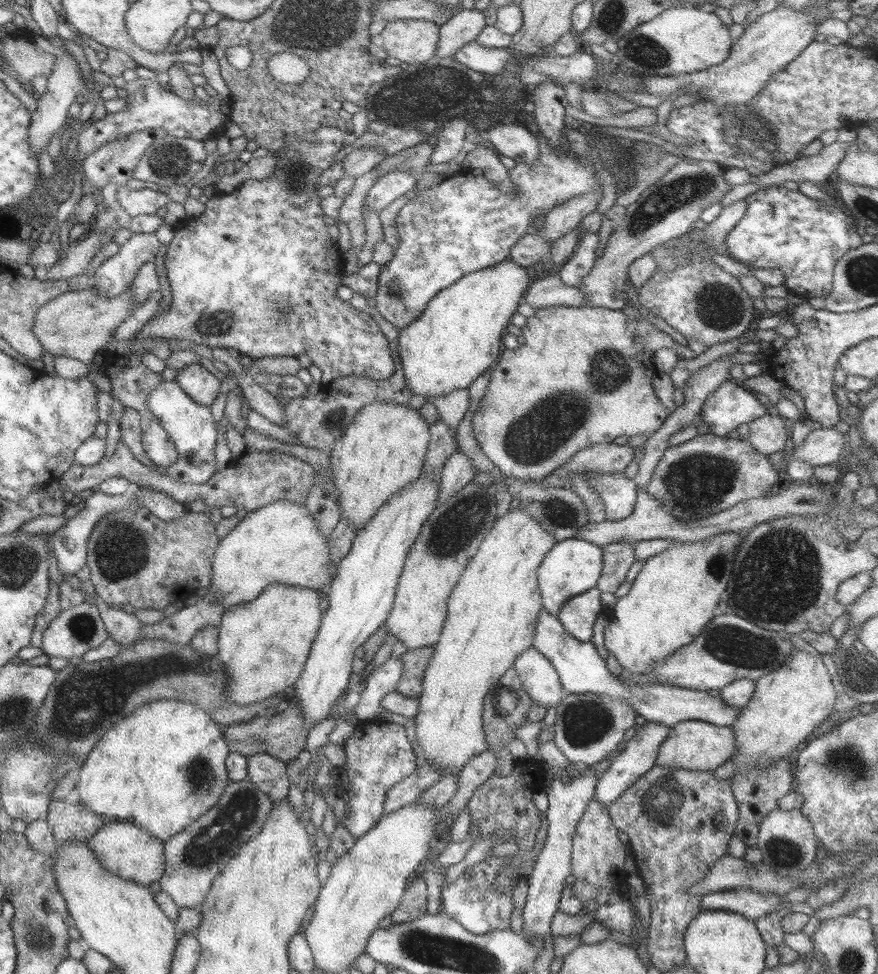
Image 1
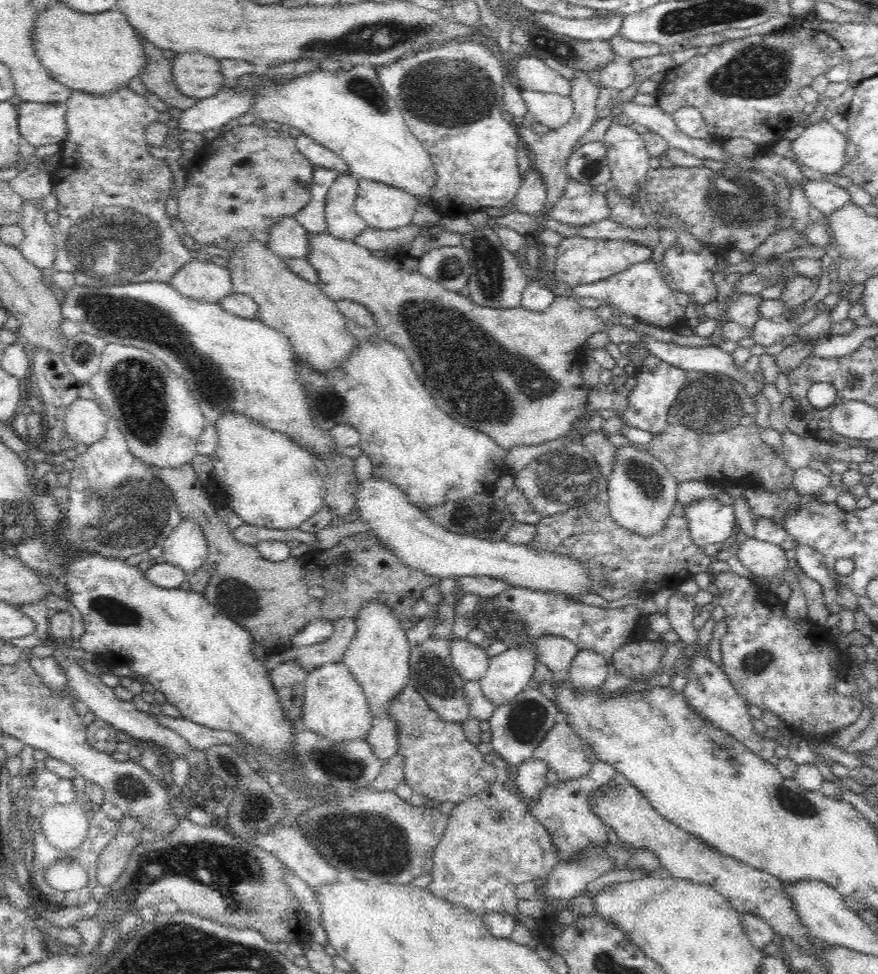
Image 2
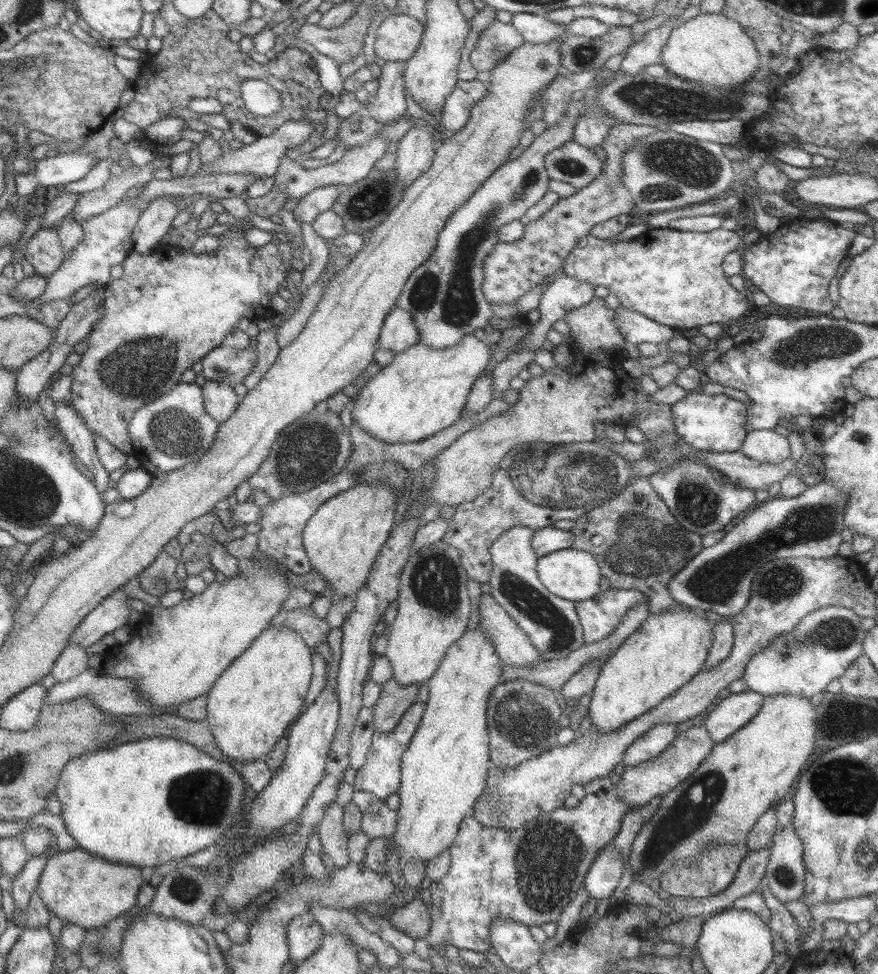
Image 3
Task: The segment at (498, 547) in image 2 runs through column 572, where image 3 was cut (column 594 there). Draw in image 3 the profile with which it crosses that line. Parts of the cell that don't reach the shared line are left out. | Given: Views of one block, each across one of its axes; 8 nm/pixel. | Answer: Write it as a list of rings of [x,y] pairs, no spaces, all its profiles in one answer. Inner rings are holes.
[[[562,549],[551,552],[536,560],[536,577],[543,588],[554,594],[557,598],[577,602],[591,599],[599,591],[599,566],[591,554],[581,550]]]

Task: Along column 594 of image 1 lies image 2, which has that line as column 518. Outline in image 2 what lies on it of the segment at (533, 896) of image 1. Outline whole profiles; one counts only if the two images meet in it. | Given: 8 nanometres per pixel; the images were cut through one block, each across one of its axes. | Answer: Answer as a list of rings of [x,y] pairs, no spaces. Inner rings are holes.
[[[529,758],[512,770],[517,788],[523,800],[532,800],[534,795],[546,786],[549,767],[546,762],[537,758]]]

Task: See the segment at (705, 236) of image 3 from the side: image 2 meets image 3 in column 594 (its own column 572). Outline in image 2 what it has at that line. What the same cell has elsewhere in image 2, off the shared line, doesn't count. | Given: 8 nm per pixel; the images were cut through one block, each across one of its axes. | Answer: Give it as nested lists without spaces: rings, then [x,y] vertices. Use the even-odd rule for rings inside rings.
[[[582,237],[563,238],[557,246],[552,276],[555,280],[572,288],[577,285],[590,285],[606,280],[610,276],[626,270],[636,262],[651,260],[652,248],[628,240],[598,240]]]

